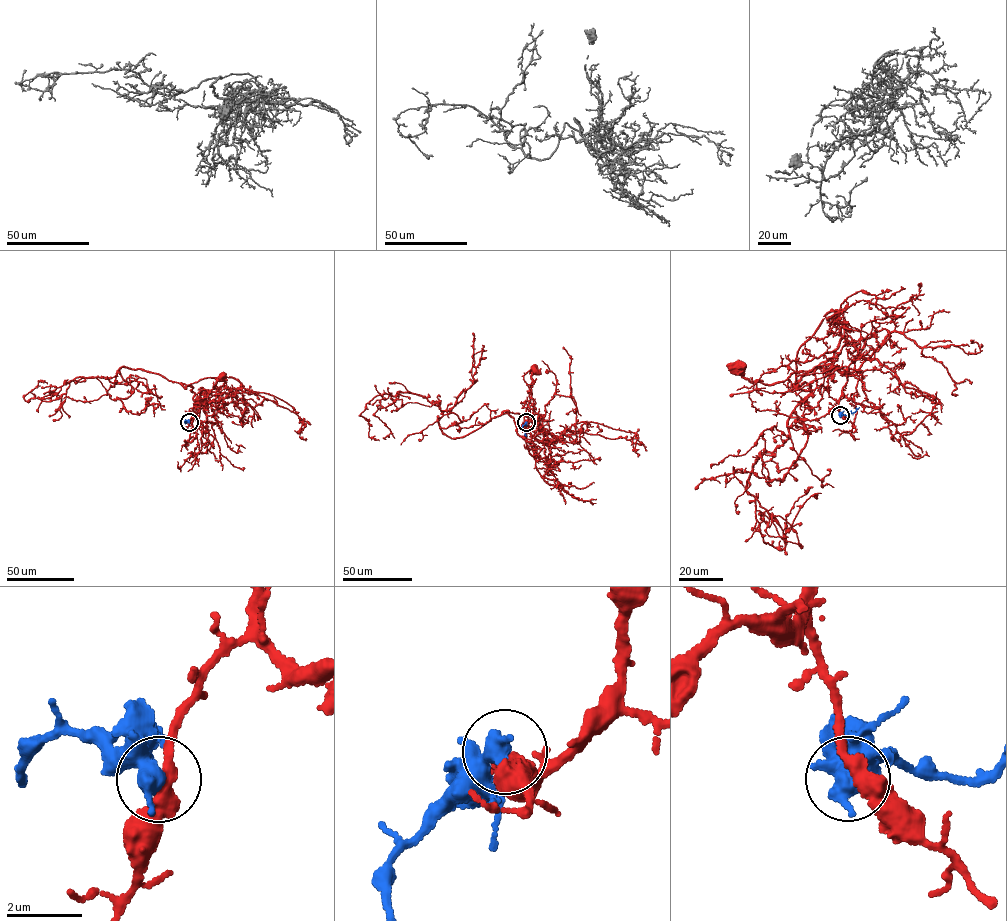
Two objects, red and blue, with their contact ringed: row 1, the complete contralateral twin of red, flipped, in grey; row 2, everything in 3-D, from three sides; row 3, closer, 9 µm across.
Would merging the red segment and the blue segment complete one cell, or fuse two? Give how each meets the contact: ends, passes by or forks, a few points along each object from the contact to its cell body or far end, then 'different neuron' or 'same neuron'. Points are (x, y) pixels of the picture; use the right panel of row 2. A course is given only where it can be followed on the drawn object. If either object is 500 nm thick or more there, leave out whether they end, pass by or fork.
red passes by | blue passes by | red via (841, 415), (839, 400), (847, 376), (831, 364), (795, 371), (770, 384), (748, 380), (737, 370) | blue via (840, 415), (848, 416), (859, 407) | different neuron

